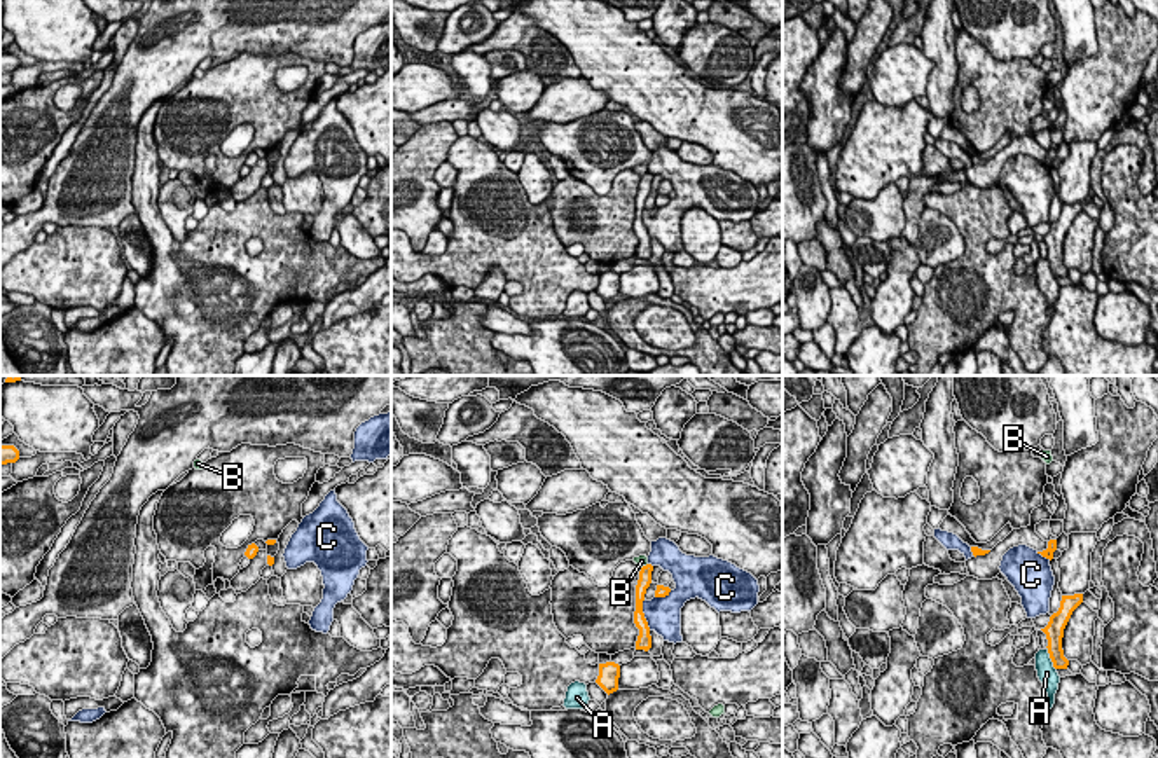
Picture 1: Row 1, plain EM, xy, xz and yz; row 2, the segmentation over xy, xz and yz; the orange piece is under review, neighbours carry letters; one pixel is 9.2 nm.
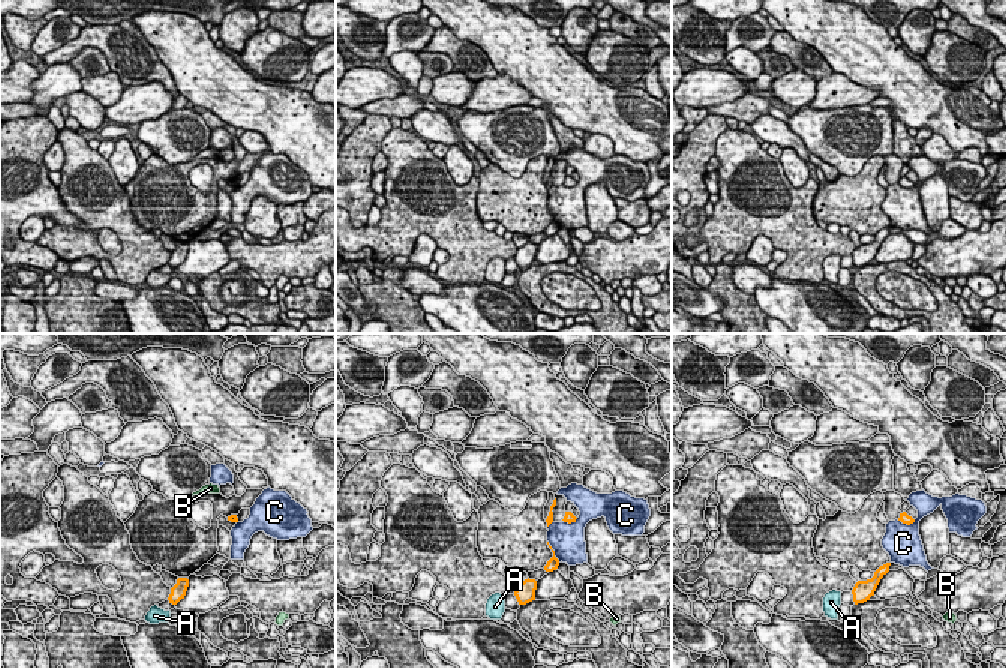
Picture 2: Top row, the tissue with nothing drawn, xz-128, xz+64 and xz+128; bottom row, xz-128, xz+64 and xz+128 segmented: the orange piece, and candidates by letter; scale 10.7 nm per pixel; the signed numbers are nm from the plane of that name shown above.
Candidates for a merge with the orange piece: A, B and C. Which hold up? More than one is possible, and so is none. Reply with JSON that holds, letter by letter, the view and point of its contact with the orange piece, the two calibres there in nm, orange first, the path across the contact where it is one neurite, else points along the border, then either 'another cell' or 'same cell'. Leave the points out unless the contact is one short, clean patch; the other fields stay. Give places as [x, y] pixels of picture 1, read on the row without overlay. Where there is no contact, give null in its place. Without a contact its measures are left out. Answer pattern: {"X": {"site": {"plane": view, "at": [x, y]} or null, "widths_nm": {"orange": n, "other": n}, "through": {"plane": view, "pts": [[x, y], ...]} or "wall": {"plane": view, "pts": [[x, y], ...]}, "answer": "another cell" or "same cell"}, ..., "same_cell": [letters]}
{"A": {"site": {"plane": "yz", "at": [1050, 266]}, "widths_nm": {"orange": 170, "other": 180}, "answer": "another cell"}, "B": {"site": {"plane": "xz", "at": [643, 175]}, "widths_nm": {"orange": 130, "other": 100}, "wall": {"plane": "xz", "pts": [[647, 172], [641, 177]]}, "answer": "another cell"}, "C": {"site": {"plane": "xz", "at": [643, 224]}, "widths_nm": {"orange": 130, "other": 320}, "answer": "another cell"}, "same_cell": []}

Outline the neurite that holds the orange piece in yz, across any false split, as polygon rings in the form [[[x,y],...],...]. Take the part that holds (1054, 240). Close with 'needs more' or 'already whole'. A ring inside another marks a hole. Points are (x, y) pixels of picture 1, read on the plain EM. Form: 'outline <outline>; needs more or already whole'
outline [[[1083,203],[1074,204],[1062,204],[1060,217],[1057,222],[1050,225],[1050,231],[1044,238],[1041,238],[1046,243],[1048,248],[1048,262],[1053,271],[1055,278],[1067,278],[1069,269],[1064,265],[1062,258],[1062,246],[1064,238],[1072,224],[1072,220],[1083,211]]]; already whole

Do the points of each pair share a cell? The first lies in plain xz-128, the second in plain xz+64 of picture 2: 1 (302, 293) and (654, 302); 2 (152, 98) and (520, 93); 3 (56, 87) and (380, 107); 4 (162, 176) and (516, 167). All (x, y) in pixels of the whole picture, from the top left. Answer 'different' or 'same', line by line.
1: same
2: same
3: different
4: different

